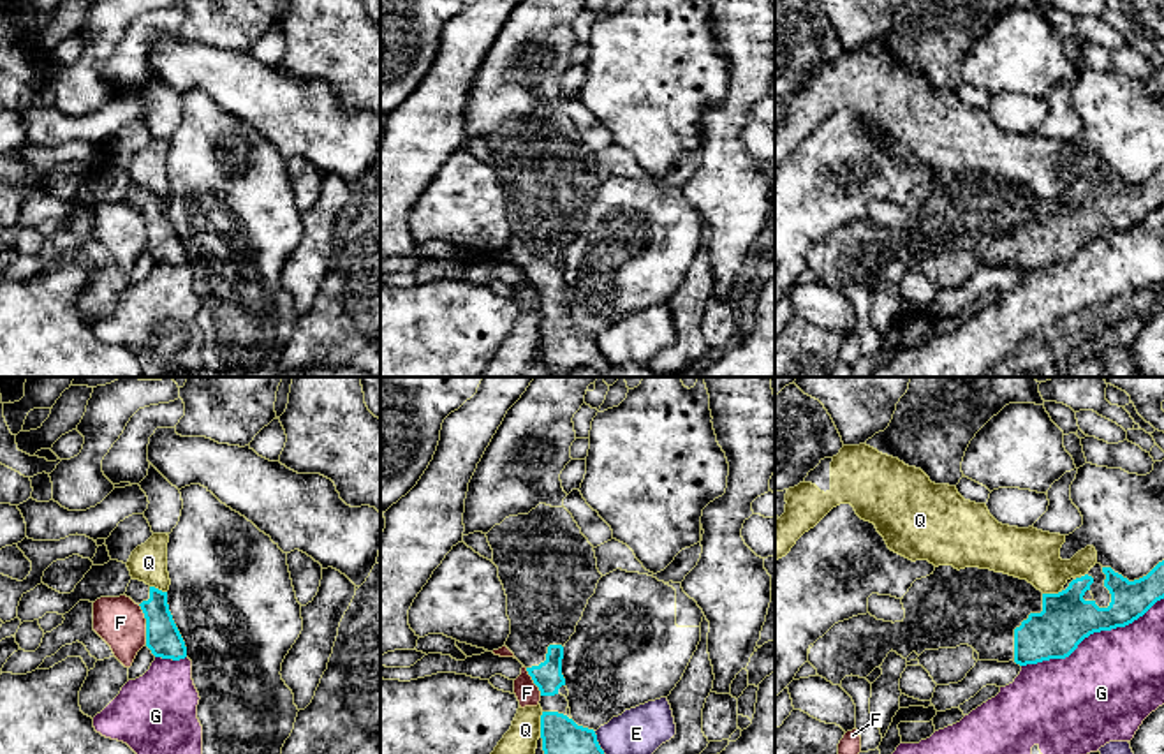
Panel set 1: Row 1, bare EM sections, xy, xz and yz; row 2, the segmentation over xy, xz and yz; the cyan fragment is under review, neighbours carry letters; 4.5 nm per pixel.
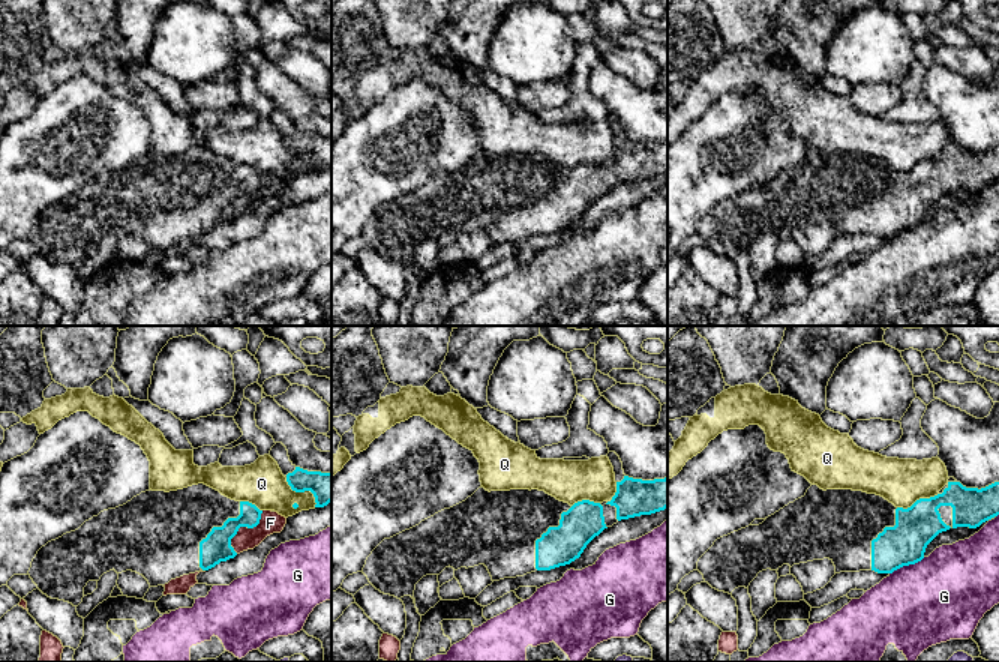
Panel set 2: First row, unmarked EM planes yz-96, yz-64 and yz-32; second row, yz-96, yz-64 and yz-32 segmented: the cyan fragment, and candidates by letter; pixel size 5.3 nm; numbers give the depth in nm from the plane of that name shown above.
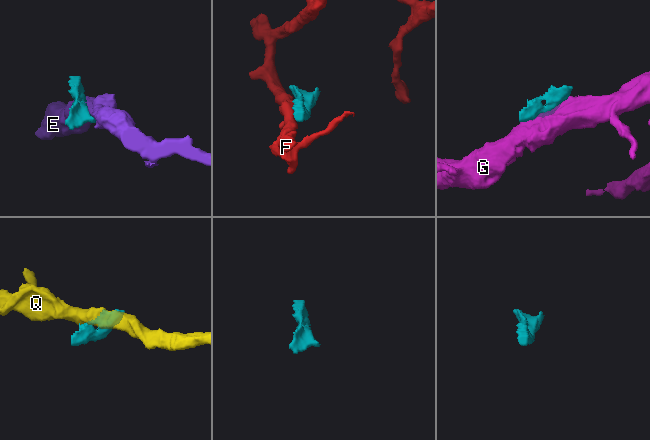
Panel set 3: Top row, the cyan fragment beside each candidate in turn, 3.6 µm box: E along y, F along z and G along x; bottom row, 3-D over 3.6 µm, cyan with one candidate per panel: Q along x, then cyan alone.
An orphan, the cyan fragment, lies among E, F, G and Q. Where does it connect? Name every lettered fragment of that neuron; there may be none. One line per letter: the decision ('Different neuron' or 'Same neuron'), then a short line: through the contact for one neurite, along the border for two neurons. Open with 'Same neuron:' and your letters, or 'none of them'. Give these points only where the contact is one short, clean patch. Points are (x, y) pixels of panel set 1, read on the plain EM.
Same neuron: none of them
E: Different neuron
F: Different neuron. Line: xy (138, 210), (145, 224), (147, 249)
G: Different neuron
Q: Different neuron

